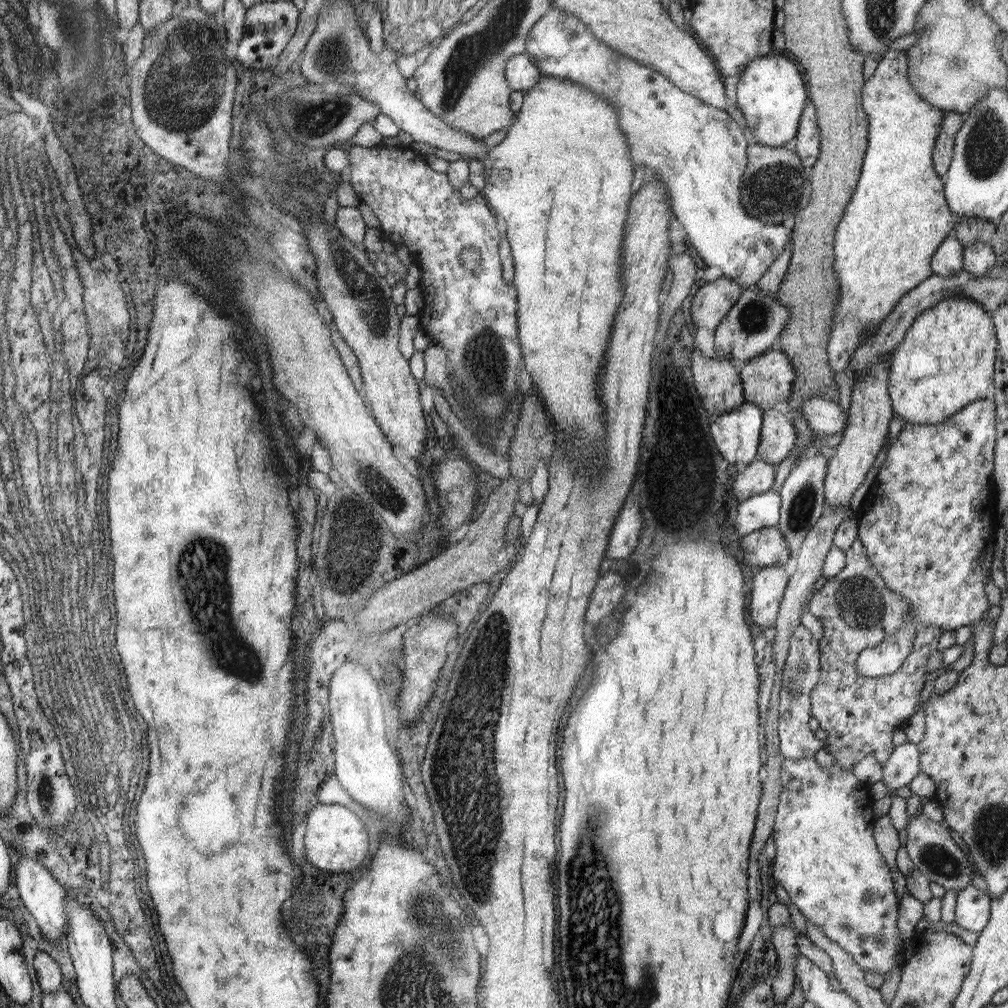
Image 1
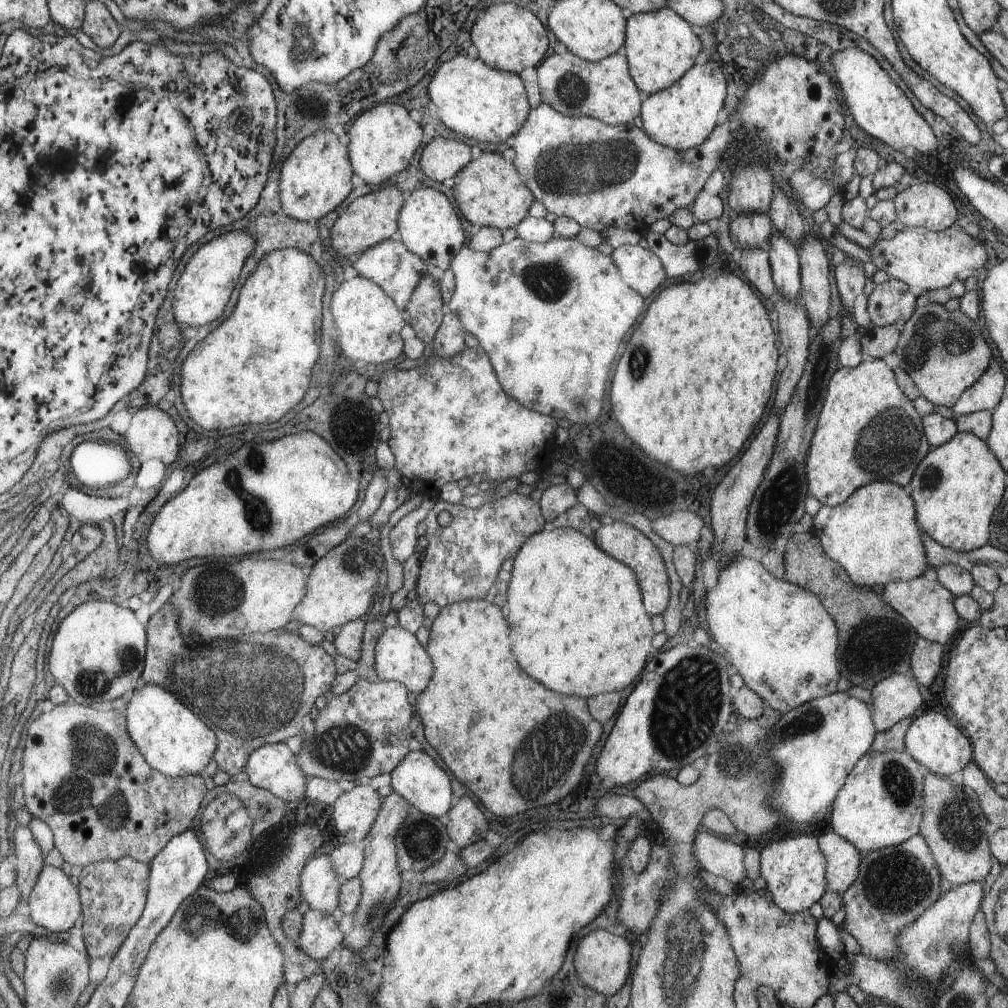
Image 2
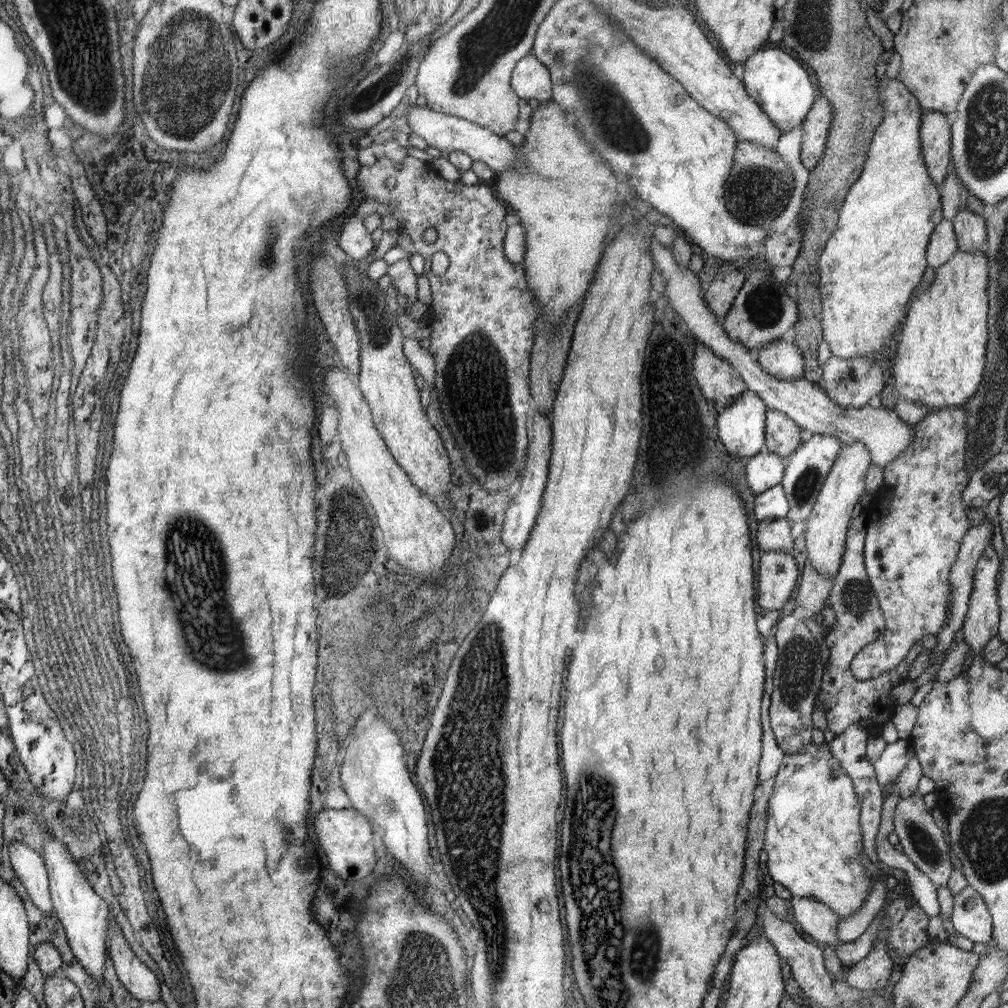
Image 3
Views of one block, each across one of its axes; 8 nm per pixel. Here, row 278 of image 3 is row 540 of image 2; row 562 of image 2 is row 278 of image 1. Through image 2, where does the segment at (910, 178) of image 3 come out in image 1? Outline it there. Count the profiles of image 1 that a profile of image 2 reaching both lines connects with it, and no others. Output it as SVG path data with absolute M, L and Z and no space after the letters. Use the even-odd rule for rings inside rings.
M888 50L884 56L880 58L876 70L874 70L874 73L866 81L864 86L864 108L870 120L869 149L865 152L864 165L861 167L860 181L853 194L853 200L847 205L841 224L838 226L837 234L834 236L834 251L836 256L835 275L839 280L839 302L837 302L837 306L835 306L834 329L832 330L829 341L829 355L834 370L846 371L857 346L864 342L864 339L860 336L862 330L868 328L868 326L874 326L874 324L880 326L885 316L892 312L893 308L904 294L908 294L908 292L910 292L912 288L916 288L920 282L933 276L933 257L937 254L942 243L946 242L946 239L952 236L955 230L955 223L958 219L954 216L953 211L949 209L948 200L945 198L944 179L936 173L933 162L934 142L936 141L936 137L938 137L938 131L940 131L940 125L942 125L942 117L944 117L945 111L936 108L936 106L932 106L932 104L928 104L926 100L922 100L918 93L916 93L916 90L912 87L910 81L908 81L908 64L906 63L908 61L909 58L906 56L904 50Z

